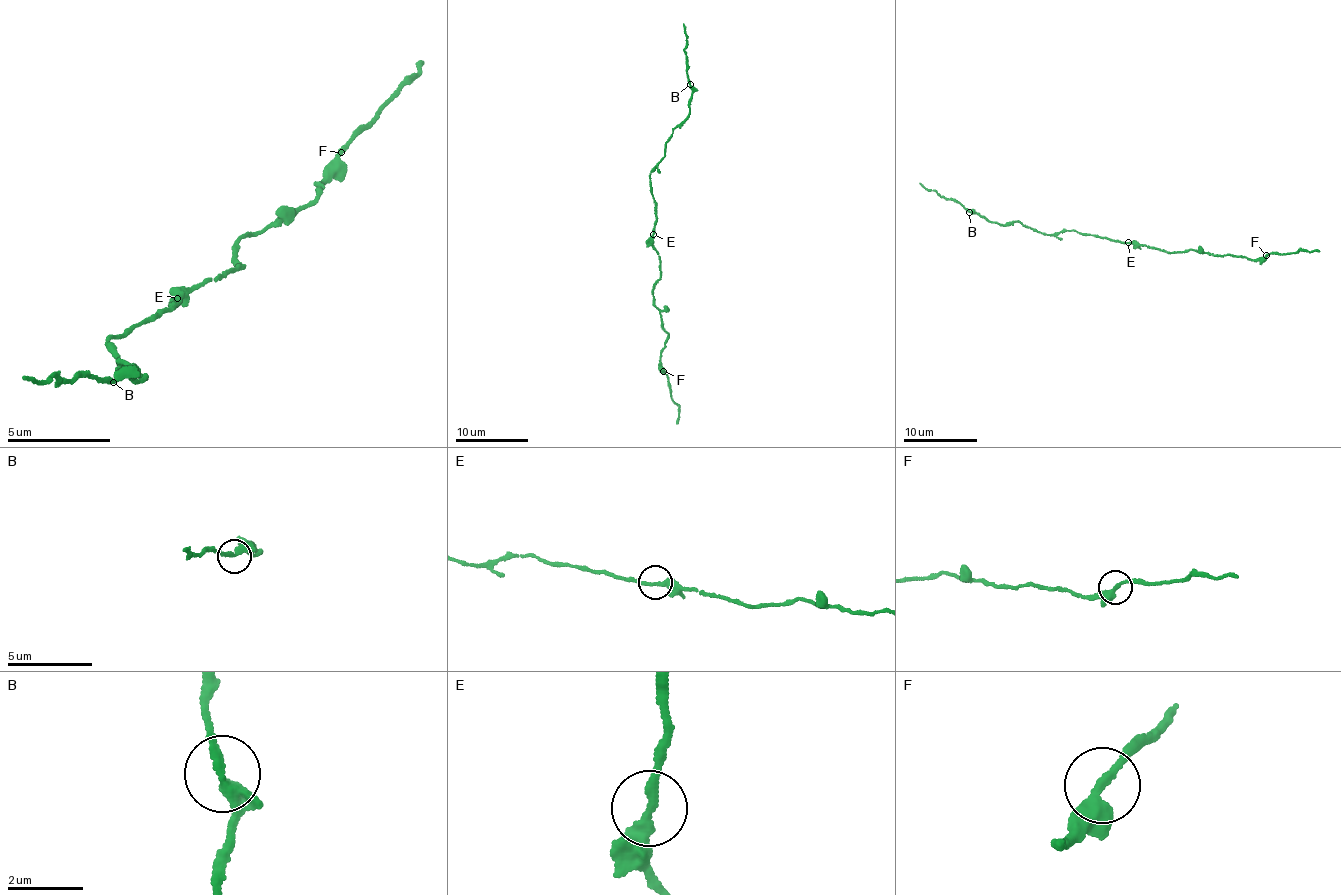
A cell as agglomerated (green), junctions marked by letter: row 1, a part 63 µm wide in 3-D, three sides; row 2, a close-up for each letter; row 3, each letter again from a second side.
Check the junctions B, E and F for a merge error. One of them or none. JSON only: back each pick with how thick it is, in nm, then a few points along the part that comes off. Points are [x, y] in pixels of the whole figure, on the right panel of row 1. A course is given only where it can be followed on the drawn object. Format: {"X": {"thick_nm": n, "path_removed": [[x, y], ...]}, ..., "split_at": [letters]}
{"split_at": []}

